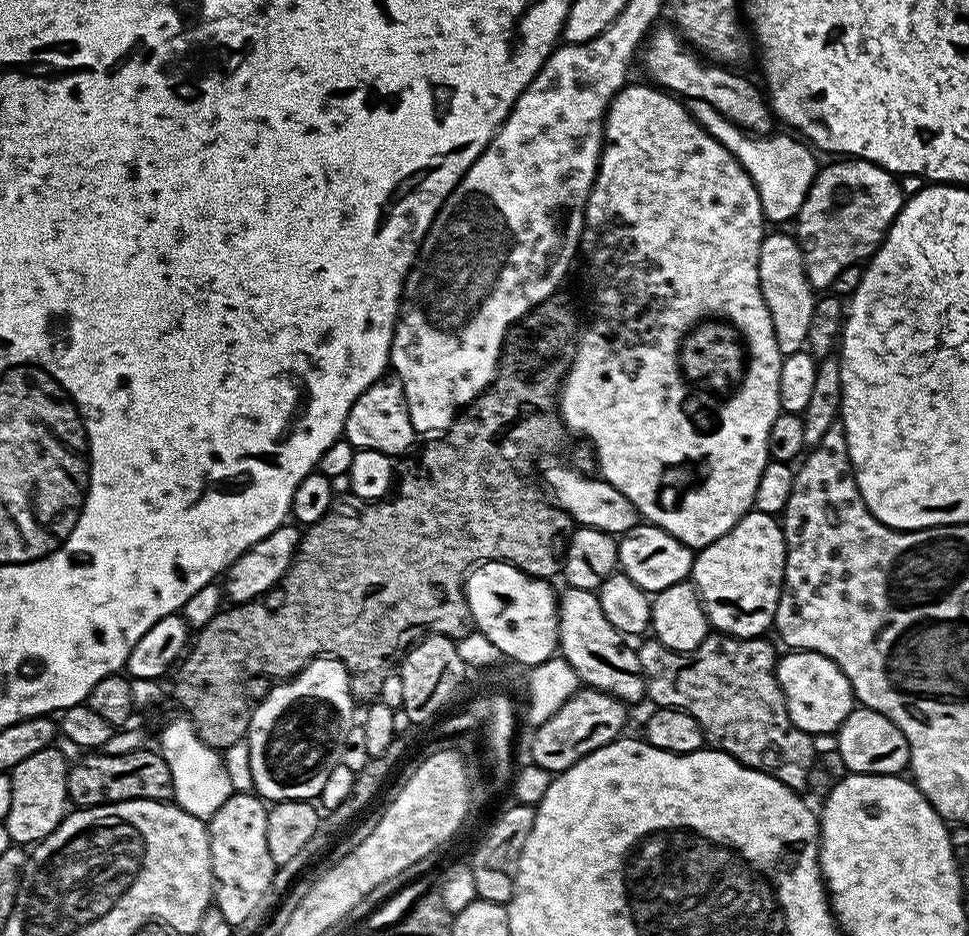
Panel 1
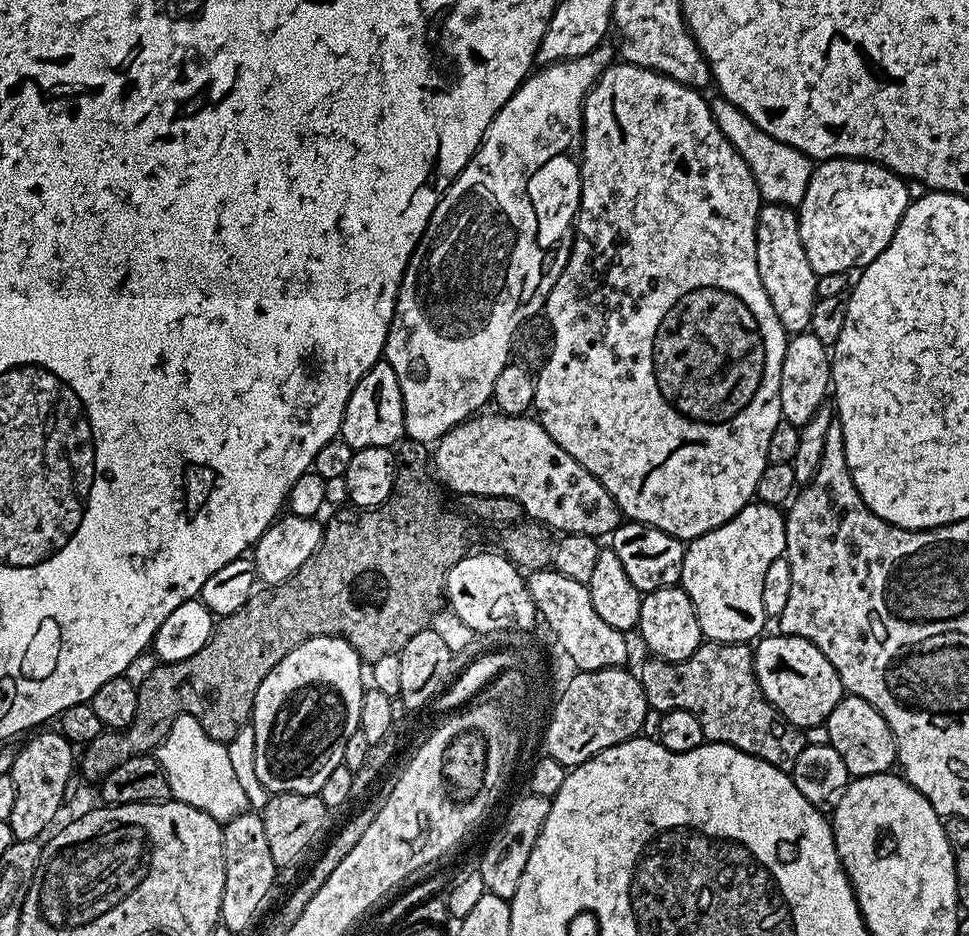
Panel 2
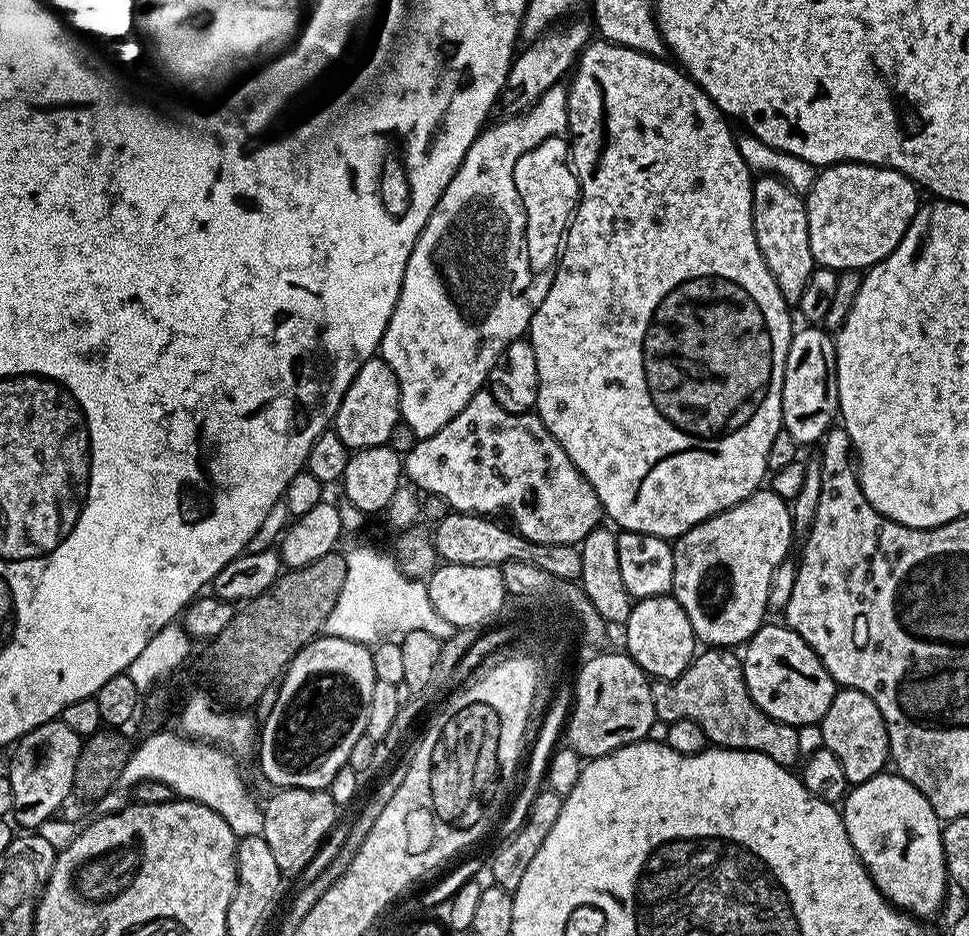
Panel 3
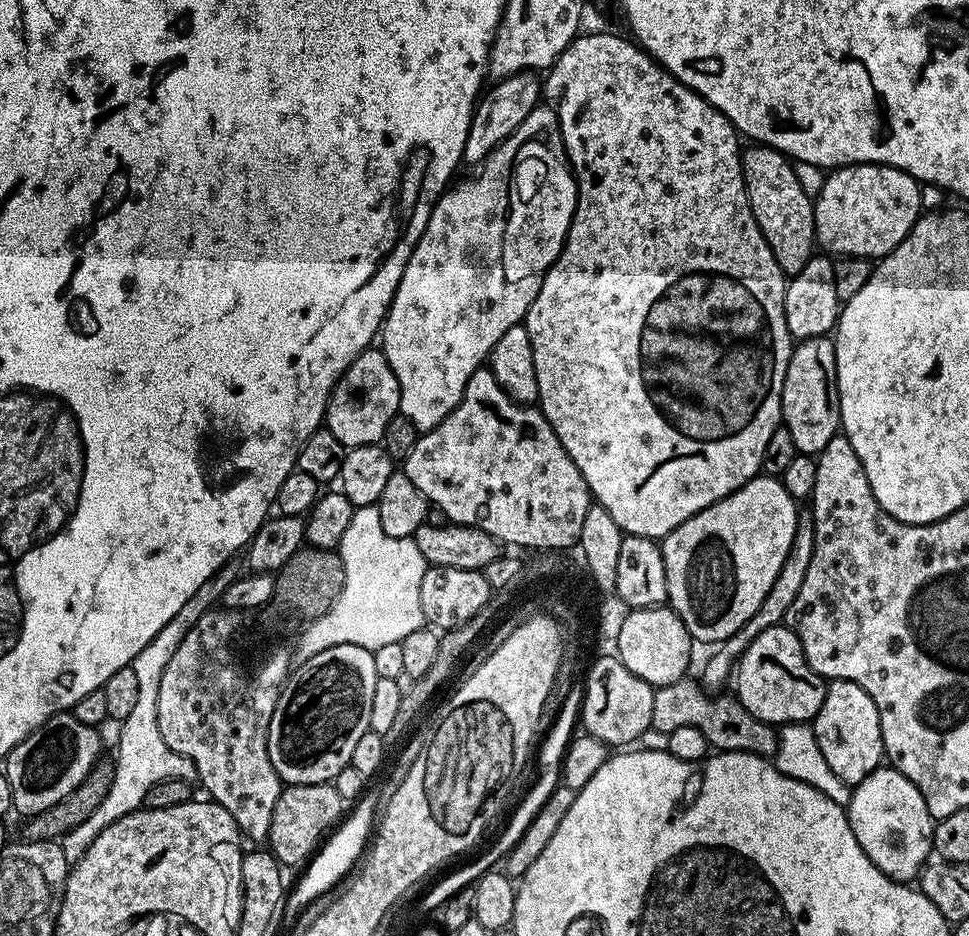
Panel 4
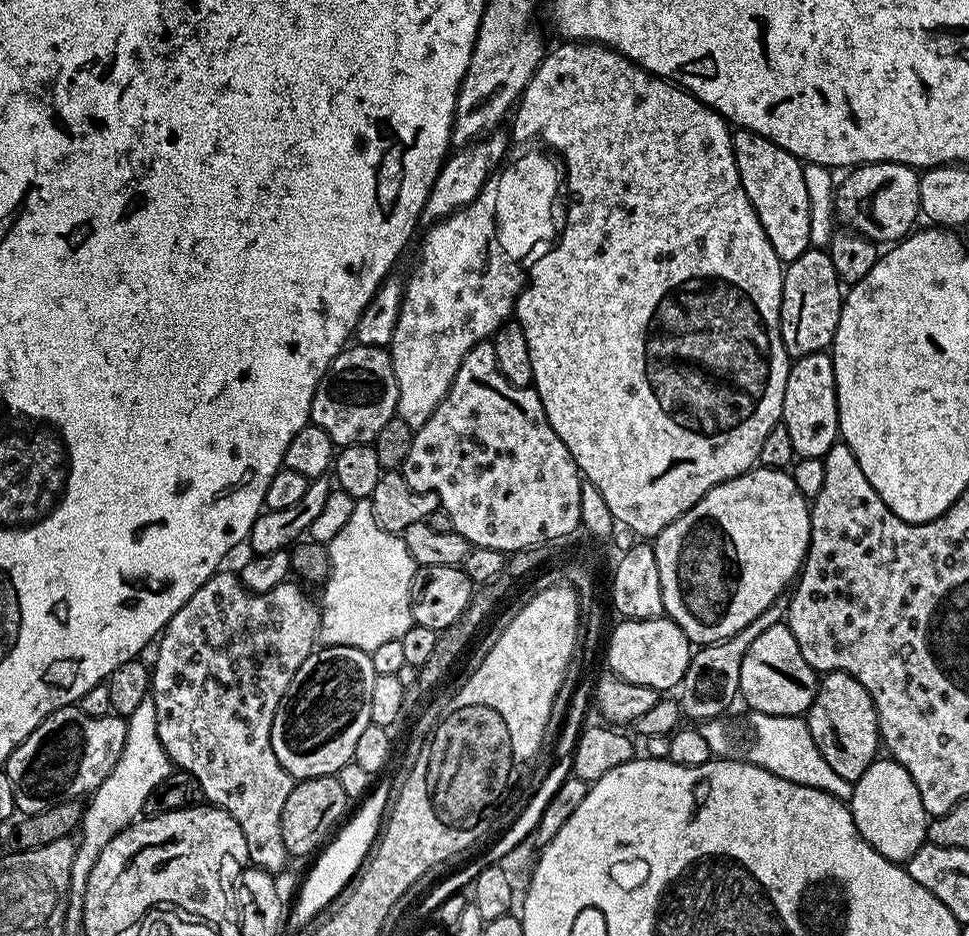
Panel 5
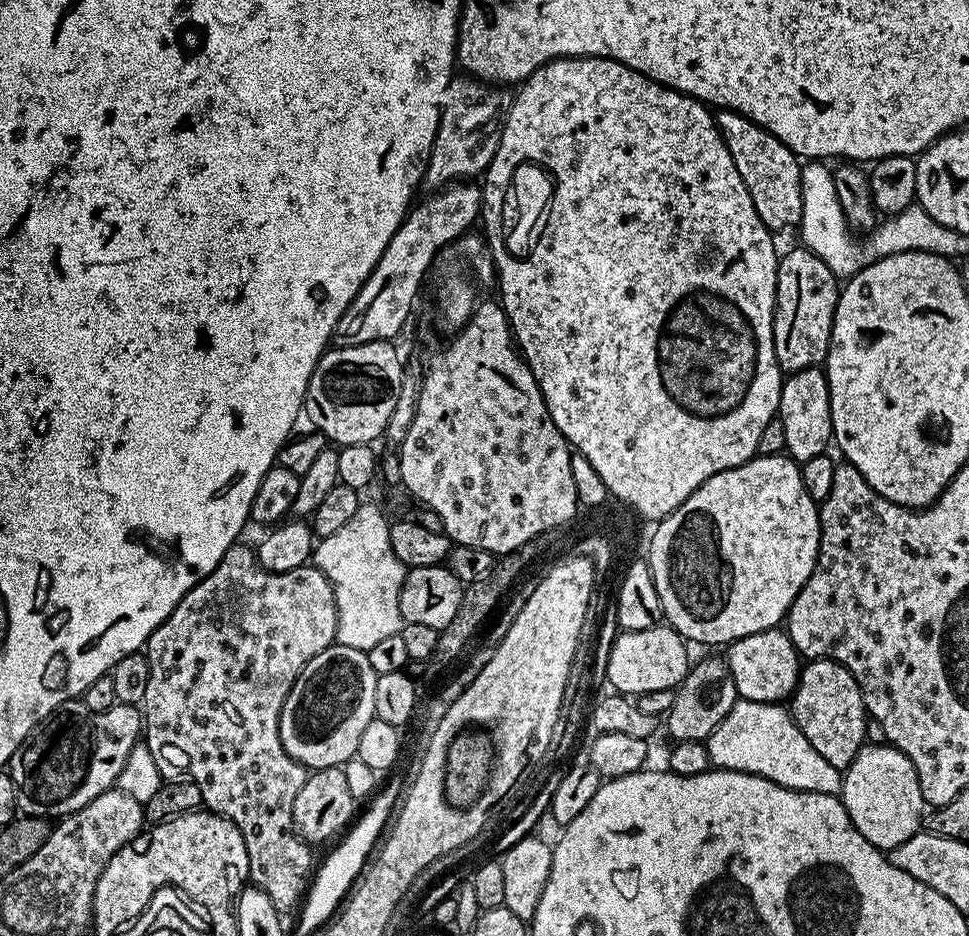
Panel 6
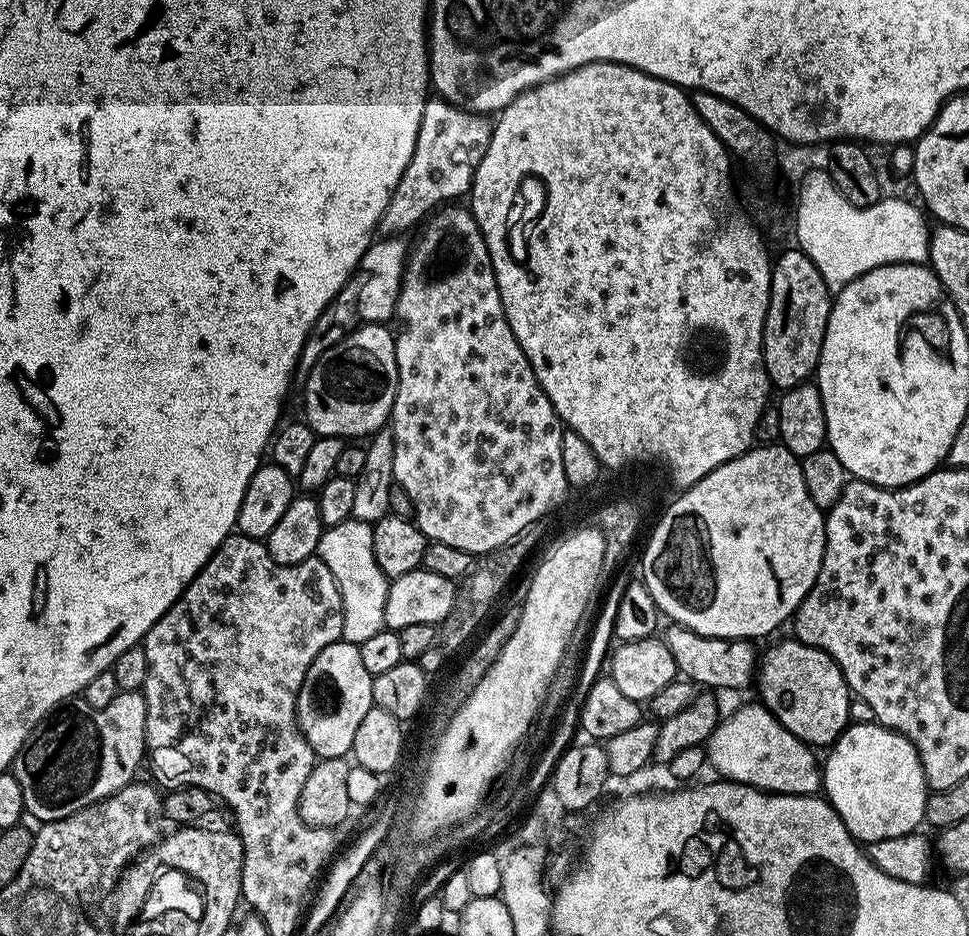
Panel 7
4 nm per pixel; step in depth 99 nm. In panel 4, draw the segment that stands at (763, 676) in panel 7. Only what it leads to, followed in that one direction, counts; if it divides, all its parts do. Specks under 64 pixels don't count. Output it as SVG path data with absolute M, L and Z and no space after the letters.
M845 680L831 681L824 689L824 701L811 726L814 738L818 738L822 758L826 758L830 770L838 774L843 784L861 784L870 773L881 767L885 755L878 706L874 706L874 698L870 698L862 686Z

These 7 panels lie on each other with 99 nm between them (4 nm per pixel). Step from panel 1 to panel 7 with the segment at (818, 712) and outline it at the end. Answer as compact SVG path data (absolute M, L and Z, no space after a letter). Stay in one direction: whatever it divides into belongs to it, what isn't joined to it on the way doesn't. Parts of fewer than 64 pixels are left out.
M669 623L667 627L668 633L663 633L662 639L667 644L670 654L674 654L674 662L681 677L687 678L693 684L703 686L708 690L717 690L716 688L744 688L747 684L751 685L753 683L758 671L758 652L755 652L748 645L751 643L747 639L723 640L717 636L699 636L698 633L682 627L681 624Z

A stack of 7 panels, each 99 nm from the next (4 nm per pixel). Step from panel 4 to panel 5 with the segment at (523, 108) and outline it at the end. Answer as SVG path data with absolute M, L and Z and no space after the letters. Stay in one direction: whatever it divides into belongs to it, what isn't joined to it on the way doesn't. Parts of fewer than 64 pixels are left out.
M497 130L473 140L470 144L457 147L441 166L438 178L434 178L434 186L424 203L423 223L431 226L437 220L444 220L446 217L454 215L455 212L460 212L466 206L470 206L470 202L474 202L474 198L478 198L478 194L486 186L486 182L505 163L506 157L509 155L509 153L507 154L508 144L510 145L509 133Z

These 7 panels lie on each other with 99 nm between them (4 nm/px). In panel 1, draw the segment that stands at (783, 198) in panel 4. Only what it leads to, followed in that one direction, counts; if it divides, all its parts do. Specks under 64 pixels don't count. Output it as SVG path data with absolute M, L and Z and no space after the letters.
M784 230L772 231L765 235L758 250L758 278L766 310L770 310L770 322L774 322L774 338L778 342L778 350L781 357L786 357L807 349L810 318L814 315L818 296L807 277L802 250L796 236L787 236Z

